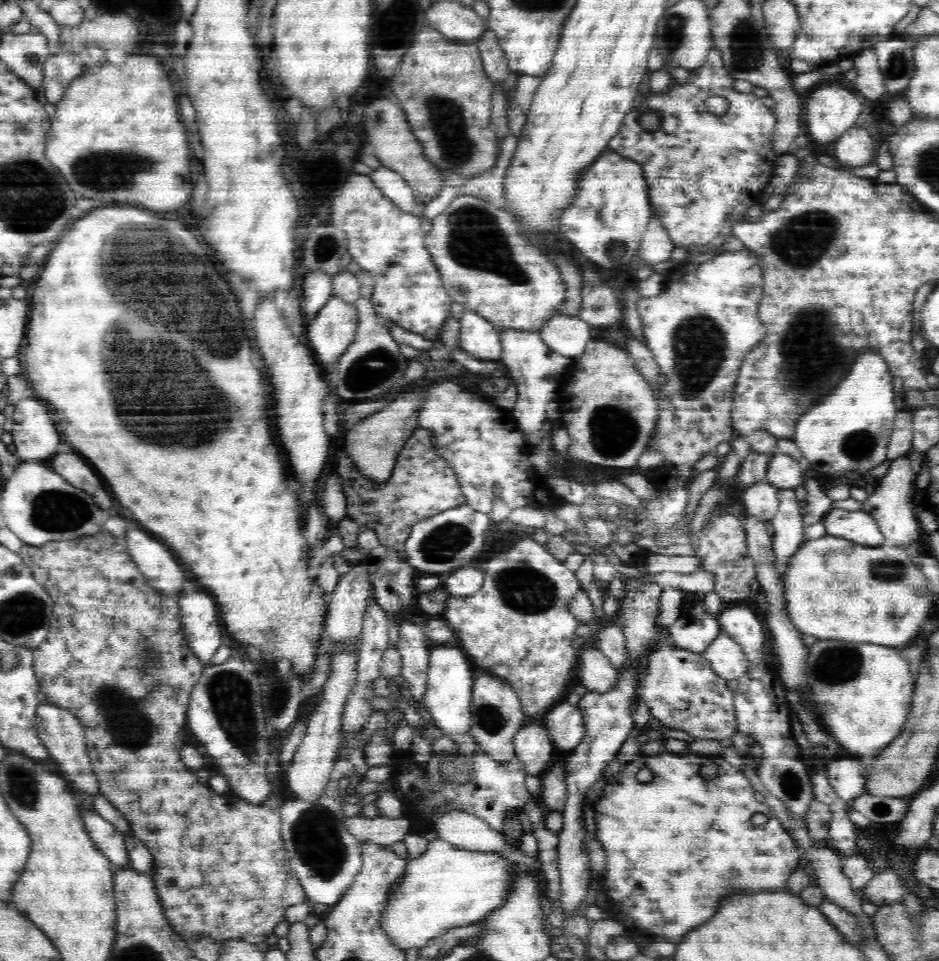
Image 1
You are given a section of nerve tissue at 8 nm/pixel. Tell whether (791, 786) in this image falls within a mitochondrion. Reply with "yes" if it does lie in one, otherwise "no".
yes

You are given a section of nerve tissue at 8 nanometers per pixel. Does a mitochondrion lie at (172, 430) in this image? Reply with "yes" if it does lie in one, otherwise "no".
yes

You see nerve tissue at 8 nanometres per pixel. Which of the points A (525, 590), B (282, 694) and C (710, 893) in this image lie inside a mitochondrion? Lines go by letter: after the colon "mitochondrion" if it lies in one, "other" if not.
A: mitochondrion
B: mitochondrion
C: mitochondrion

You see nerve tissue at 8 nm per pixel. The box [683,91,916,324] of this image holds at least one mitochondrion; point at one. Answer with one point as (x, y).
(817, 228)

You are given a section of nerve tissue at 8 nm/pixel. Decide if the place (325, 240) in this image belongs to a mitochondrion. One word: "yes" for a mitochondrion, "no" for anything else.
yes

